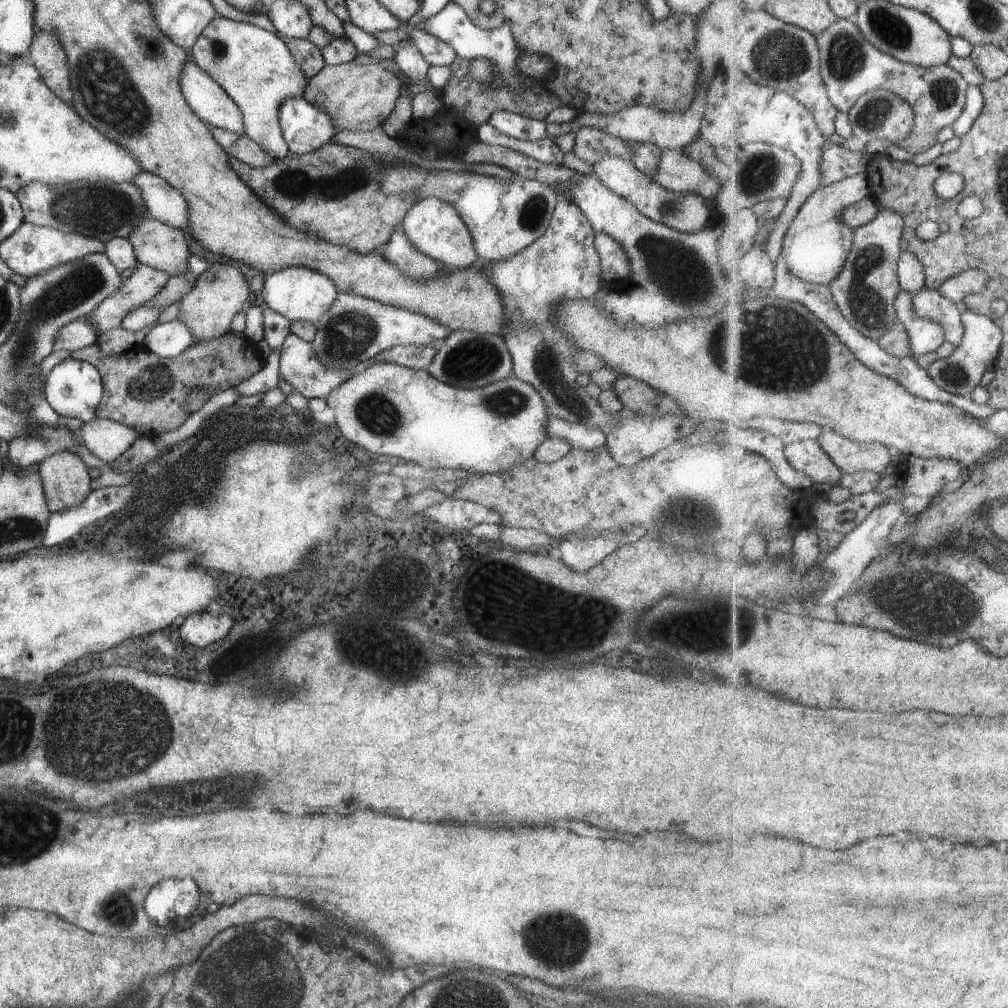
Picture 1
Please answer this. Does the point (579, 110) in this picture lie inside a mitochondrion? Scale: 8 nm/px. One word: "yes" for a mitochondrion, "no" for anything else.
no

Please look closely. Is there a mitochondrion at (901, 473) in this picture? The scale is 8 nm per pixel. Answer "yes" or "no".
no

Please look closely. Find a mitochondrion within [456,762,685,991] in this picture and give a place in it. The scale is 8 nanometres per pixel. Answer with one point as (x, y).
(546, 941)

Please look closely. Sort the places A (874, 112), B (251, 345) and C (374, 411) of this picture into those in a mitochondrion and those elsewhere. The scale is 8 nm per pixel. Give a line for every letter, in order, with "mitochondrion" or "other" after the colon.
A: mitochondrion
B: other
C: mitochondrion

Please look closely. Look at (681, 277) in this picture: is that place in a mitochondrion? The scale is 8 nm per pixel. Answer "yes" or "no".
yes

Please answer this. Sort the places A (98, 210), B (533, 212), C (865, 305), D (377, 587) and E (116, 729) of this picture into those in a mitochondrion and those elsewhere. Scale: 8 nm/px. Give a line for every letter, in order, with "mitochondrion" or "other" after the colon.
A: mitochondrion
B: mitochondrion
C: mitochondrion
D: other
E: mitochondrion

